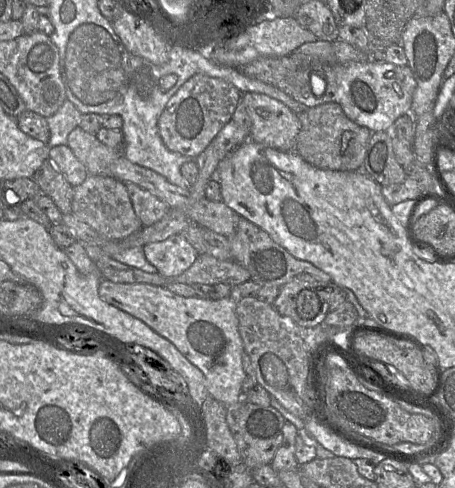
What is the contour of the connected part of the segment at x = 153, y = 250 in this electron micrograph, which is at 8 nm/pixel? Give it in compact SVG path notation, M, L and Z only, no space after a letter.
M181 234L146 244L143 250L146 260L163 277L182 274L192 266L198 256L194 247Z

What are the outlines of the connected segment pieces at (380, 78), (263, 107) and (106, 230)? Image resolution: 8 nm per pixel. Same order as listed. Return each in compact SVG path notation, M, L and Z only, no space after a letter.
M387 61L347 62L324 68L324 79L326 91L323 95L315 95L312 84L306 83L303 98L293 99L307 107L338 103L350 120L372 132L386 131L400 116L410 113L416 80L408 65L399 66Z
M242 93L252 119L250 140L280 151L295 151L300 131L298 115L282 102L263 93Z
M91 175L73 187L72 213L91 226L105 241L122 241L142 228L124 182L113 176Z

